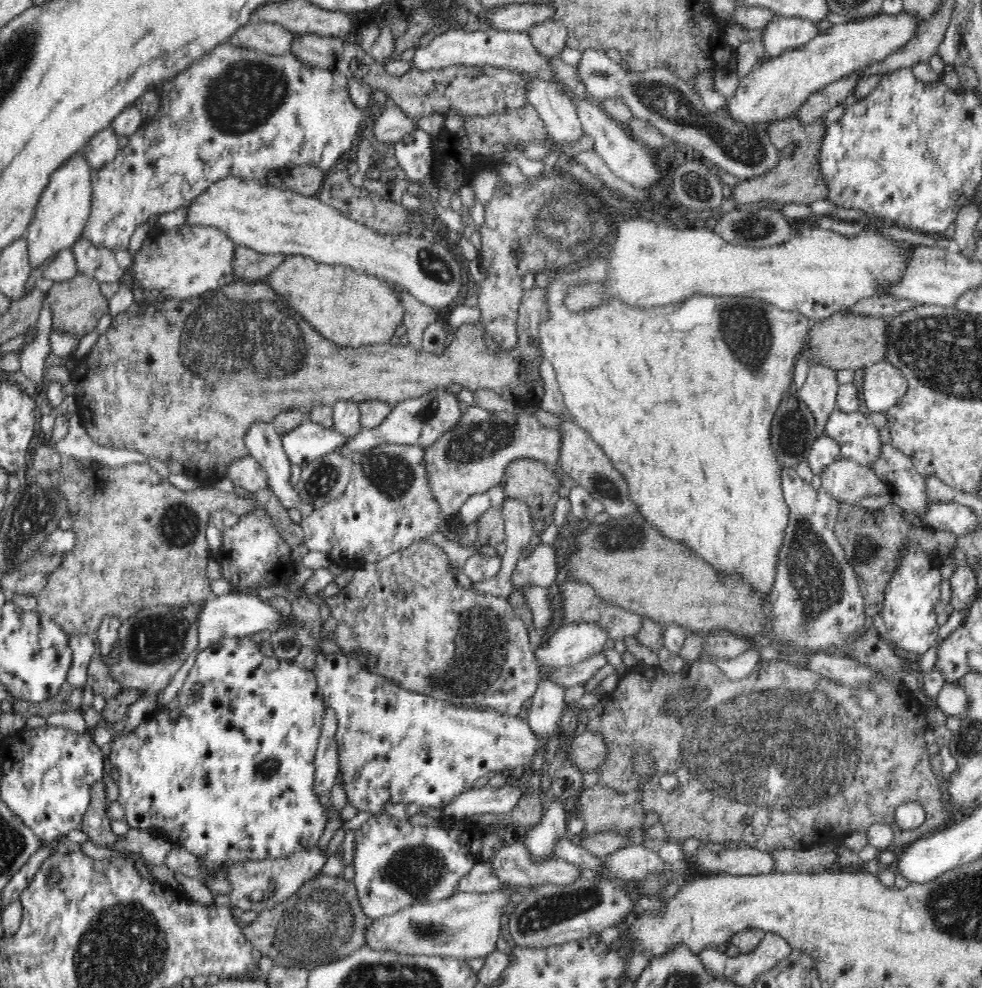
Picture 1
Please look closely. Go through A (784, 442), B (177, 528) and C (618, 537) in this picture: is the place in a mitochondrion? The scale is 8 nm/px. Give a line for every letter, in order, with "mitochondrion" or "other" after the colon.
A: mitochondrion
B: mitochondrion
C: mitochondrion

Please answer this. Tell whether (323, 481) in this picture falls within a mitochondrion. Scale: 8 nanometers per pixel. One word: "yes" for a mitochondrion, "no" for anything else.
yes

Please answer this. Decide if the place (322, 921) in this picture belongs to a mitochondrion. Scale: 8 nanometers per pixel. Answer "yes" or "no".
yes

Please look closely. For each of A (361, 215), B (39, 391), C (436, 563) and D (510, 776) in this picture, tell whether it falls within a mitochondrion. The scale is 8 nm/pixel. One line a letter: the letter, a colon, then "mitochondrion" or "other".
A: other
B: other
C: other
D: other

